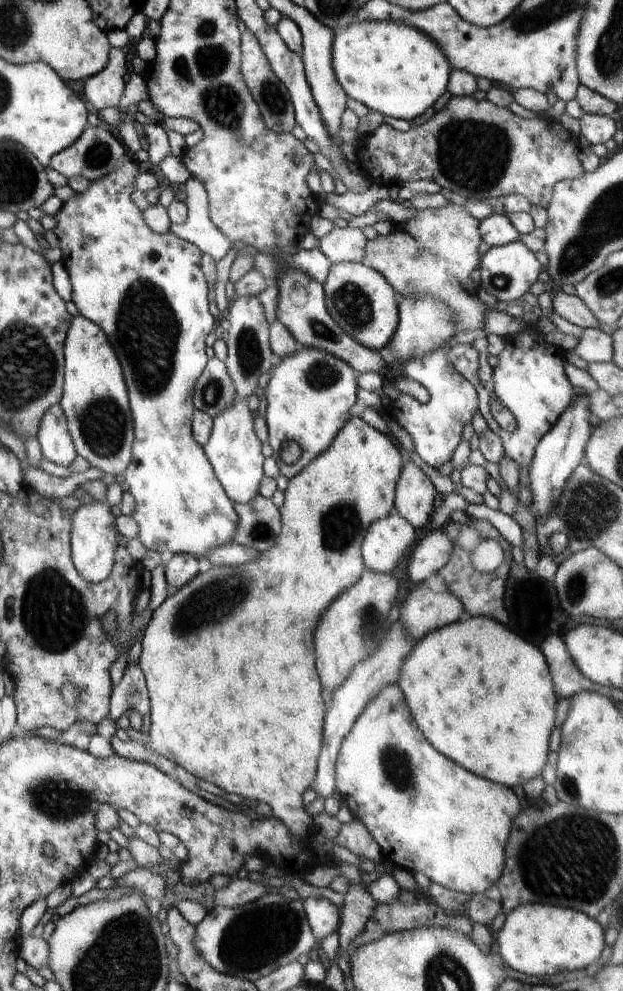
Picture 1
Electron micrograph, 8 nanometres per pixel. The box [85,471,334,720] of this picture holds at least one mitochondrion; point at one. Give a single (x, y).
(211, 603)

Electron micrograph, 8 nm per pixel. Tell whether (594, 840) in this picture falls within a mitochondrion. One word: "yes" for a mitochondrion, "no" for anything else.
yes

